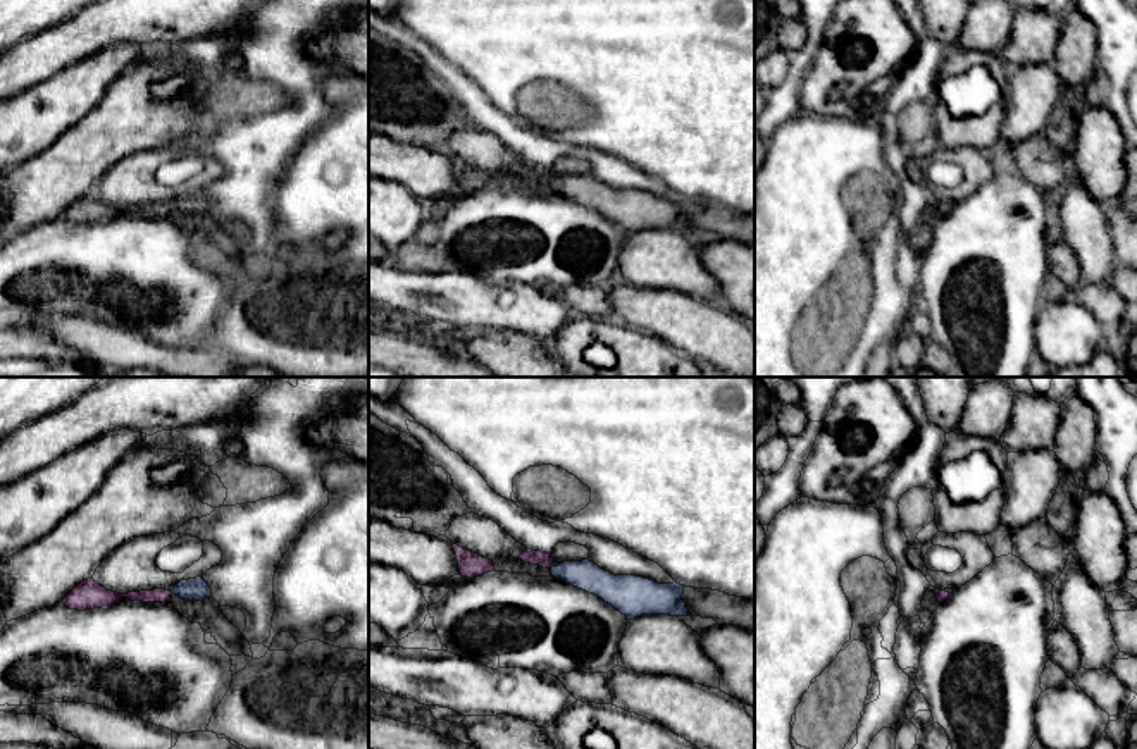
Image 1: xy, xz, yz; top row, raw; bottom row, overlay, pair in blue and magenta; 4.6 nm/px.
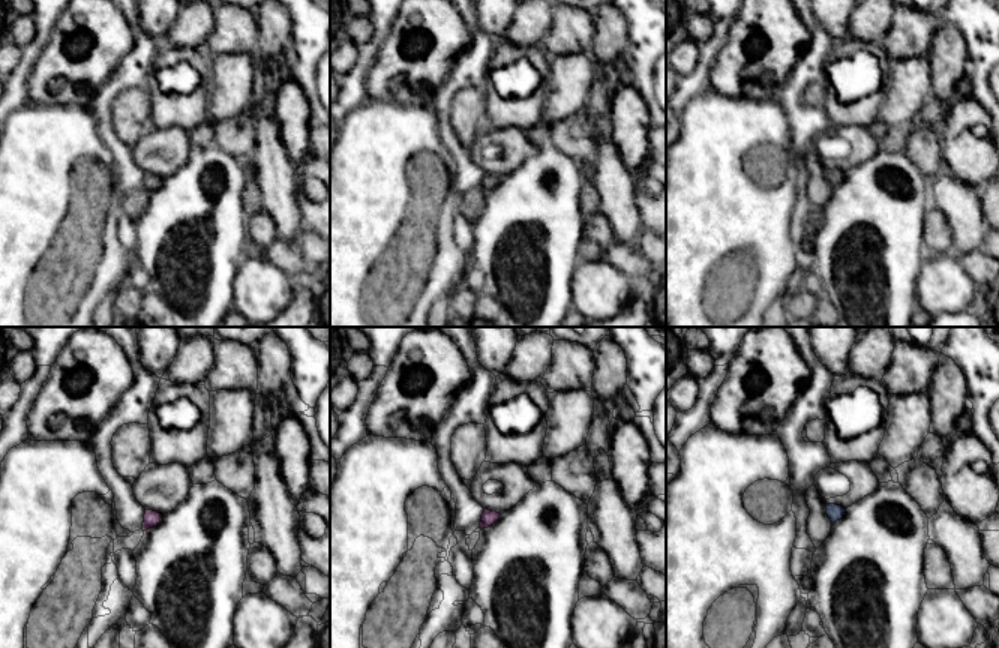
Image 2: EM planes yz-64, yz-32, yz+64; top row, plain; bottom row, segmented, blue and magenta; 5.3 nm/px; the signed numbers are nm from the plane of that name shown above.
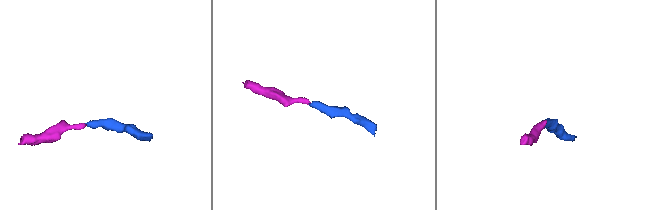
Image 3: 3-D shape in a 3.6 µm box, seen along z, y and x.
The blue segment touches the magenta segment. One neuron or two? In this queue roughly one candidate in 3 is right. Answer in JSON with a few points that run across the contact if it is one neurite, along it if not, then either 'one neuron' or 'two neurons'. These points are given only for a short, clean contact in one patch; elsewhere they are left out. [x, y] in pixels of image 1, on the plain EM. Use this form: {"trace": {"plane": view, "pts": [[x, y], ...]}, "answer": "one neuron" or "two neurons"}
{"trace": {"plane": "yz", "pts": [[950, 205], [948, 205], [941, 210]]}, "answer": "one neuron"}

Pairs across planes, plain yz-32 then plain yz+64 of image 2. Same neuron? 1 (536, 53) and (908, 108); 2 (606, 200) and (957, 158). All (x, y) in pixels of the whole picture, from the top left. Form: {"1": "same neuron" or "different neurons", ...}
{"1": "different neurons", "2": "different neurons"}

